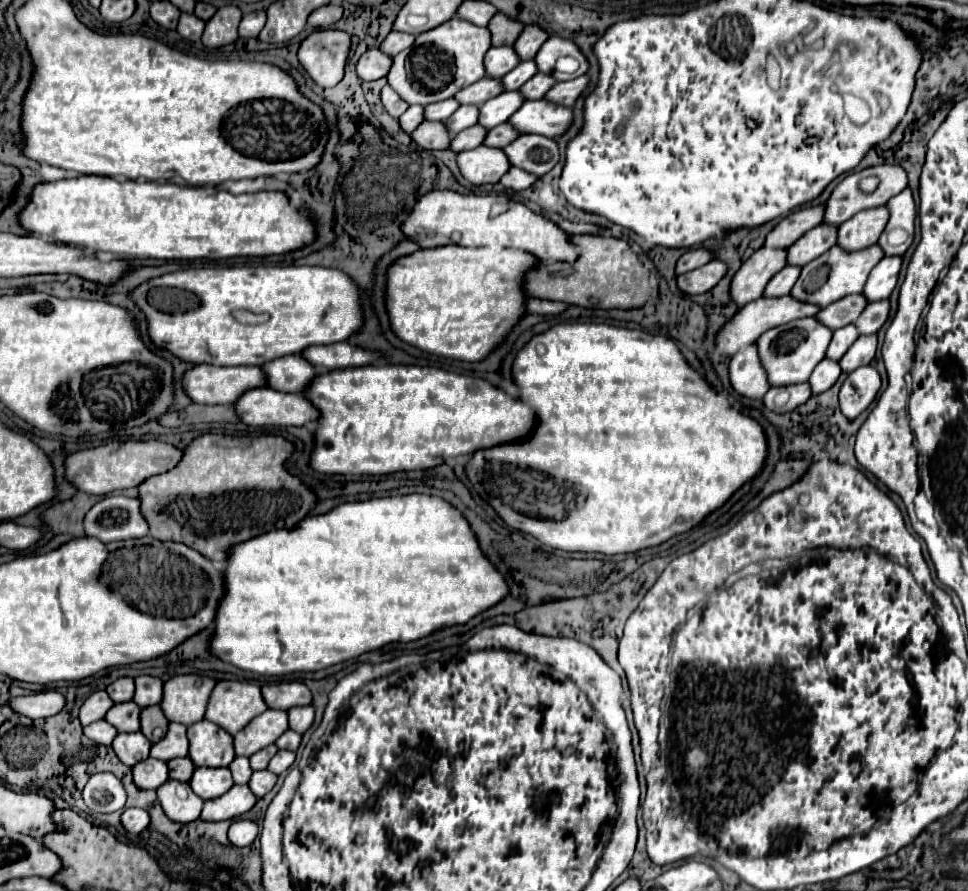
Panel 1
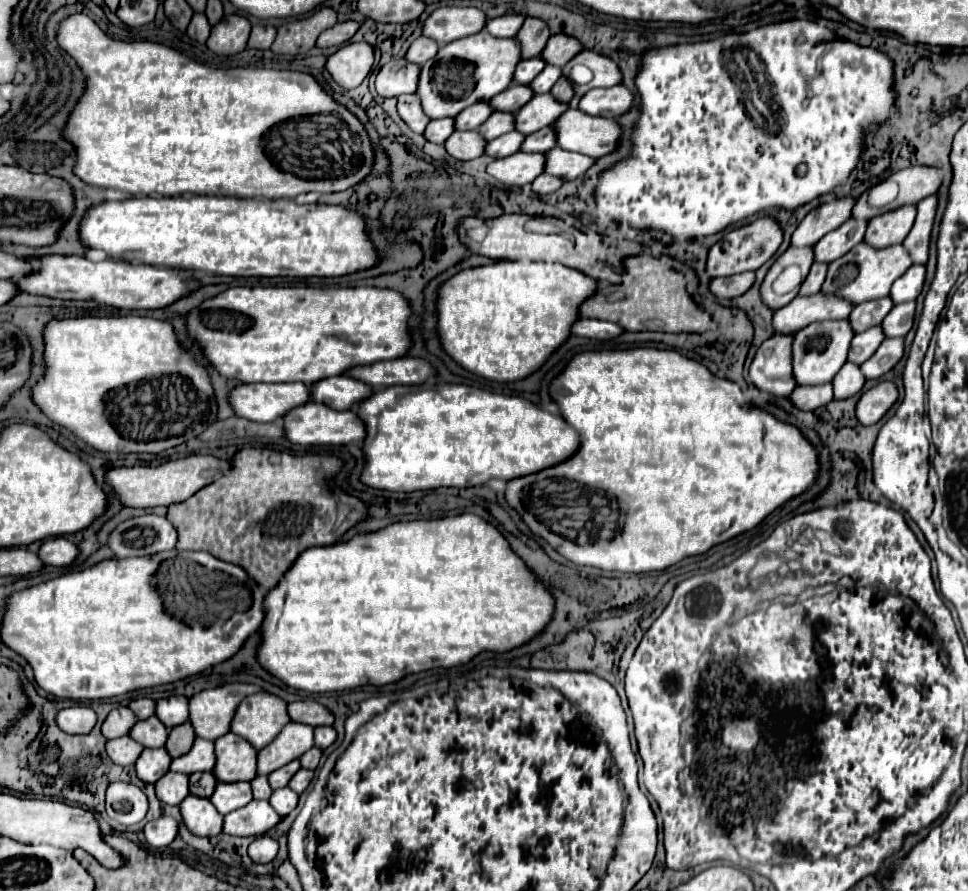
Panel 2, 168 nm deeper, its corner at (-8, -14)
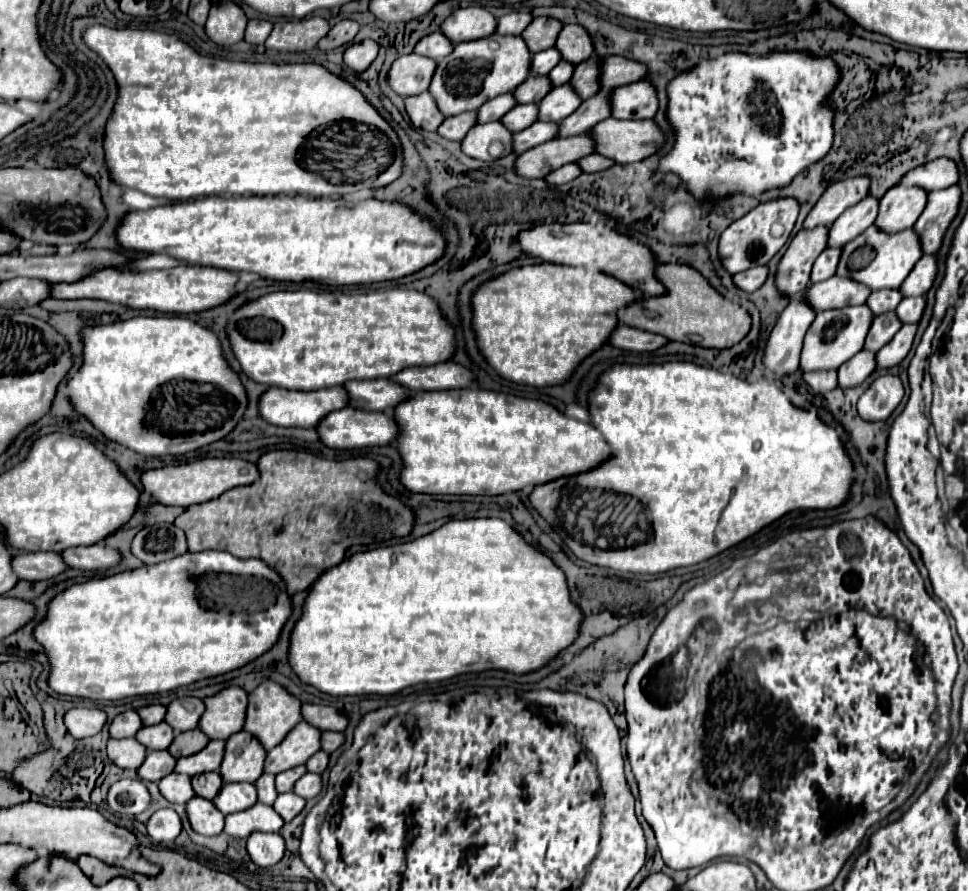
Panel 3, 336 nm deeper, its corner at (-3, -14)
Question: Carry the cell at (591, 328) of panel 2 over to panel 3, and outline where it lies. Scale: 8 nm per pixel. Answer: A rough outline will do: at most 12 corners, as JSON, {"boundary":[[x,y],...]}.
{"boundary":[[620,324],[610,344],[630,352],[654,352],[670,340]]}

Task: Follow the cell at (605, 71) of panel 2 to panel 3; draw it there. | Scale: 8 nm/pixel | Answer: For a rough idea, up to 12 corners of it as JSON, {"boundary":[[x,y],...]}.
{"boundary":[[608,56],[602,86],[618,88],[646,78],[642,62]]}

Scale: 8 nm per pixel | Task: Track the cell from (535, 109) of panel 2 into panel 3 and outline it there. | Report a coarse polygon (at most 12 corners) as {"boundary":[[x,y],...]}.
{"boundary":[[556,86],[540,102],[538,120],[560,122],[582,98],[574,86]]}

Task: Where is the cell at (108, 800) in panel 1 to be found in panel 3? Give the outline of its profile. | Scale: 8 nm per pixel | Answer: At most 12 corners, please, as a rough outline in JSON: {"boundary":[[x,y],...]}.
{"boundary":[[124,778],[108,792],[110,812],[136,816],[150,804],[142,780]]}

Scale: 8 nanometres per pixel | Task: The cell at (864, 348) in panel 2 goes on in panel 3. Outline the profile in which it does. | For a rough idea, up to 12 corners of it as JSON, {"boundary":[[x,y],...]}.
{"boundary":[[894,310],[878,314],[866,350],[878,352],[902,328]]}

